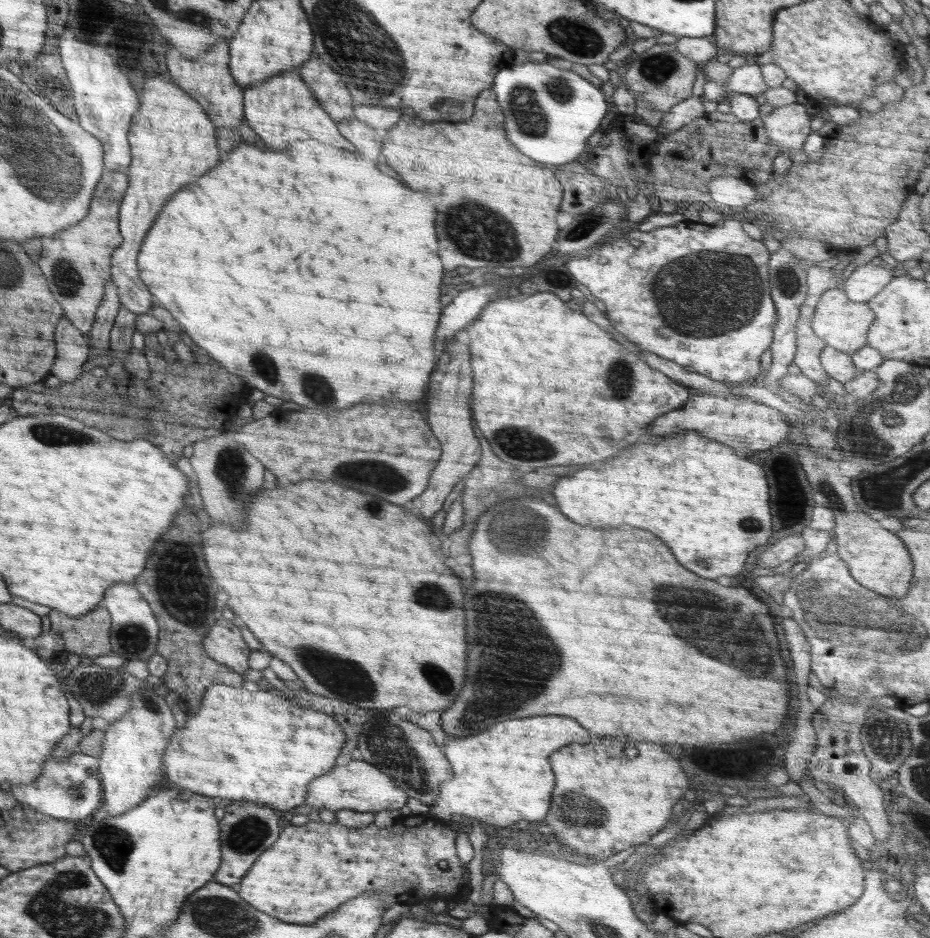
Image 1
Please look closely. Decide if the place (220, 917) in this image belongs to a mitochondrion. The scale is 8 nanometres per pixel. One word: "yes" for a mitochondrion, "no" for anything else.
yes

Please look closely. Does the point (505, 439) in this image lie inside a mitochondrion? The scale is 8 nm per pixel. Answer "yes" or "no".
yes

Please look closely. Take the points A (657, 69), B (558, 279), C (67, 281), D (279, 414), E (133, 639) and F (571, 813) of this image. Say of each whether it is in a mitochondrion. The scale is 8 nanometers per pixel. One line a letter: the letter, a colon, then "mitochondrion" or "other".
A: mitochondrion
B: other
C: mitochondrion
D: other
E: mitochondrion
F: mitochondrion

